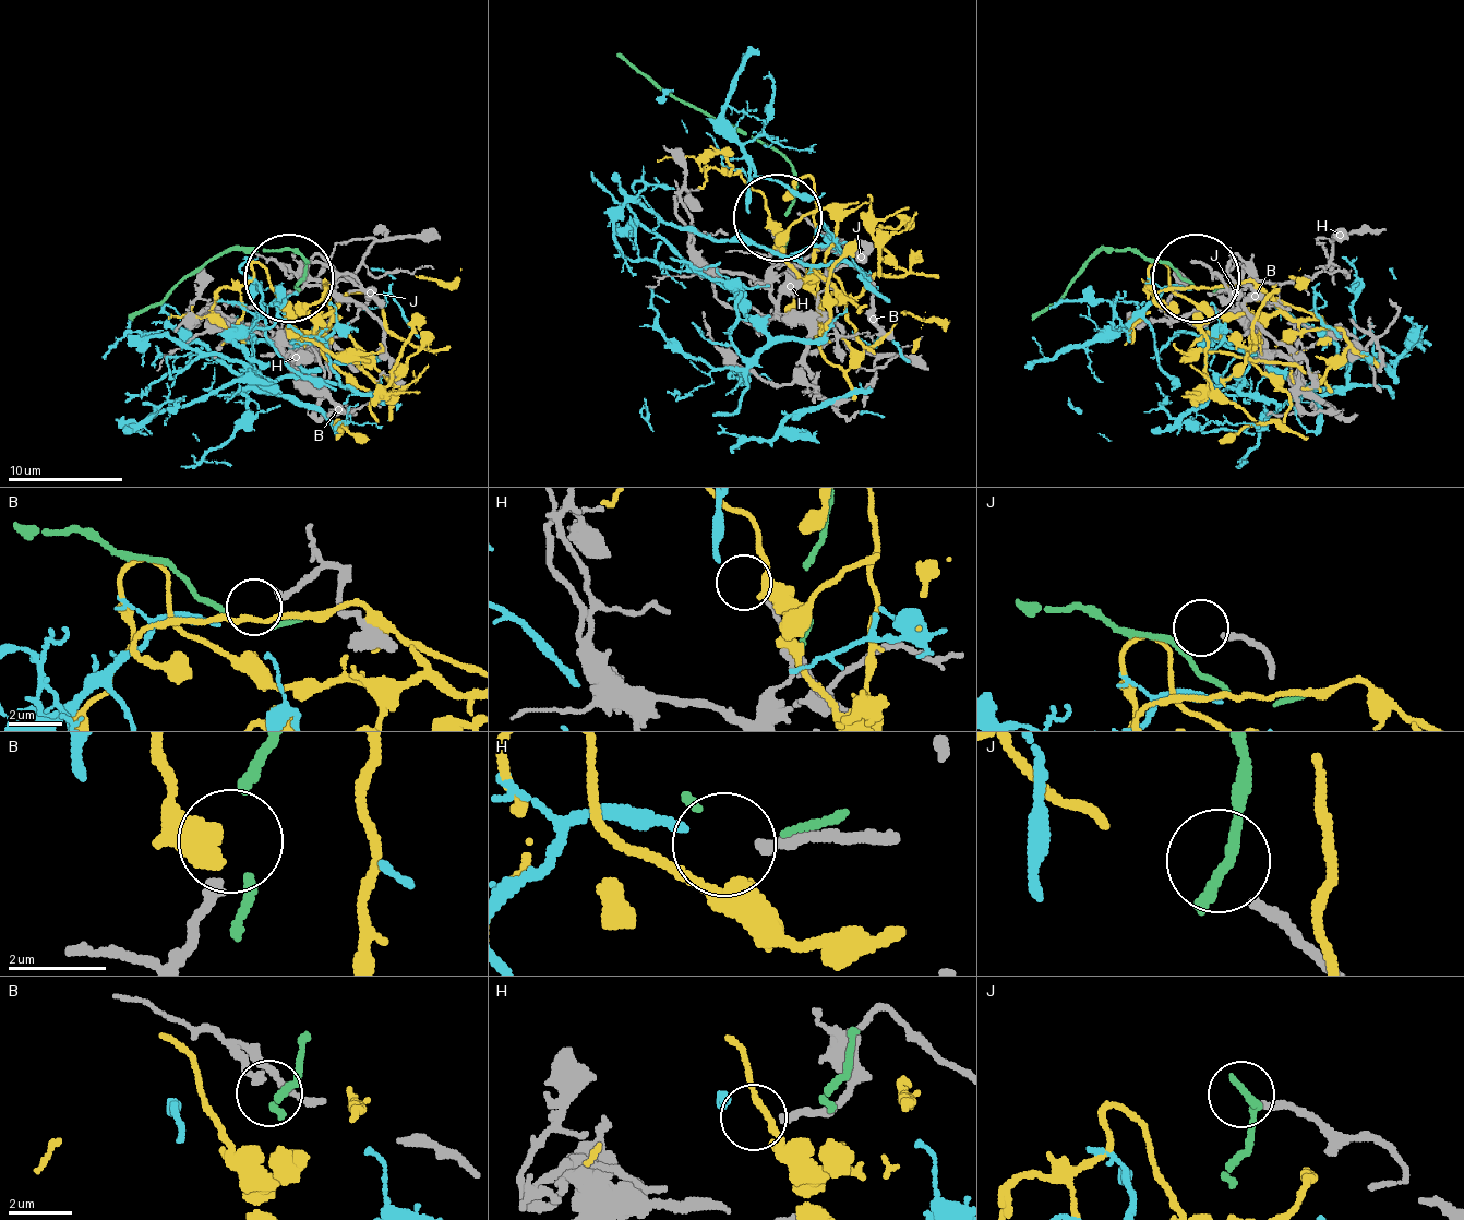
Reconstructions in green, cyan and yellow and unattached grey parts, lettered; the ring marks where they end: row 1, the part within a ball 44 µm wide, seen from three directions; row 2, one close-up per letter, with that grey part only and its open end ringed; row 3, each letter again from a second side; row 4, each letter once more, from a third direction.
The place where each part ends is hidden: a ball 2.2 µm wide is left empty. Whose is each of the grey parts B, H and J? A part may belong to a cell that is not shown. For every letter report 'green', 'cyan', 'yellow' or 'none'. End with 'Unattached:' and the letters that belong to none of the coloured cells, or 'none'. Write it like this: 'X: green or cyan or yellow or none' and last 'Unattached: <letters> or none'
B: none
H: none
J: none
Unattached: B, H, J

